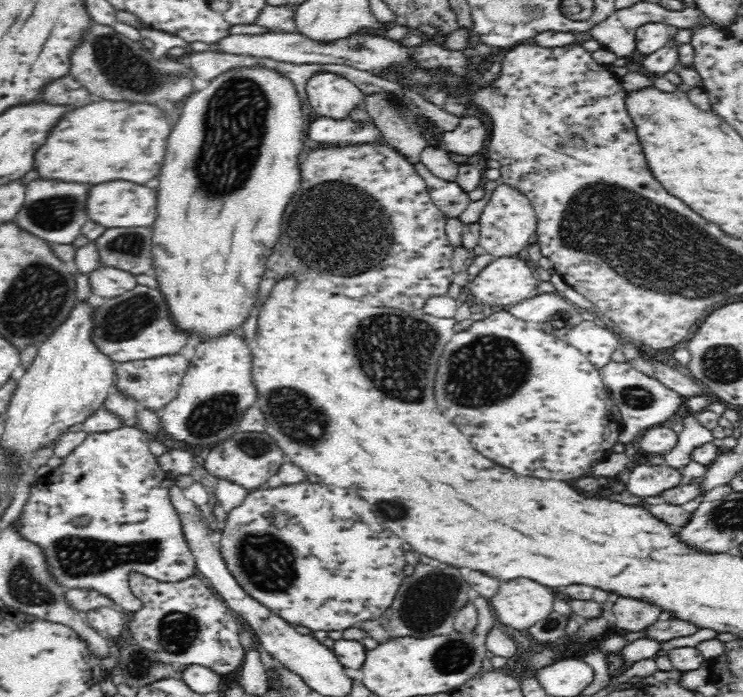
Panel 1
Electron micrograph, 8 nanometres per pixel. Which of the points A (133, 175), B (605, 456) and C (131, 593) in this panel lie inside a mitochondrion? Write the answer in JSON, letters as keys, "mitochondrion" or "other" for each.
{"A":"other","B":"other","C":"other"}

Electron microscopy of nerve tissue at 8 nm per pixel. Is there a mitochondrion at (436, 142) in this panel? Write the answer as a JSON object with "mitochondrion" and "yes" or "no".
{"mitochondrion":"no"}

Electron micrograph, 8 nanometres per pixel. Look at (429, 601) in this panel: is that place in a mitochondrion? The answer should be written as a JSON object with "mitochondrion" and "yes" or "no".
{"mitochondrion":"yes"}

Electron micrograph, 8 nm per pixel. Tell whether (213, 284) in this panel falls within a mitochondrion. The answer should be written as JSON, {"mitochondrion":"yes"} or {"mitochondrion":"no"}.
{"mitochondrion":"no"}

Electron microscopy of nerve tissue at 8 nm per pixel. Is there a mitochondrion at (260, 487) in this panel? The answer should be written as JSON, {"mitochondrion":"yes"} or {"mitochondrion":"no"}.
{"mitochondrion":"no"}

